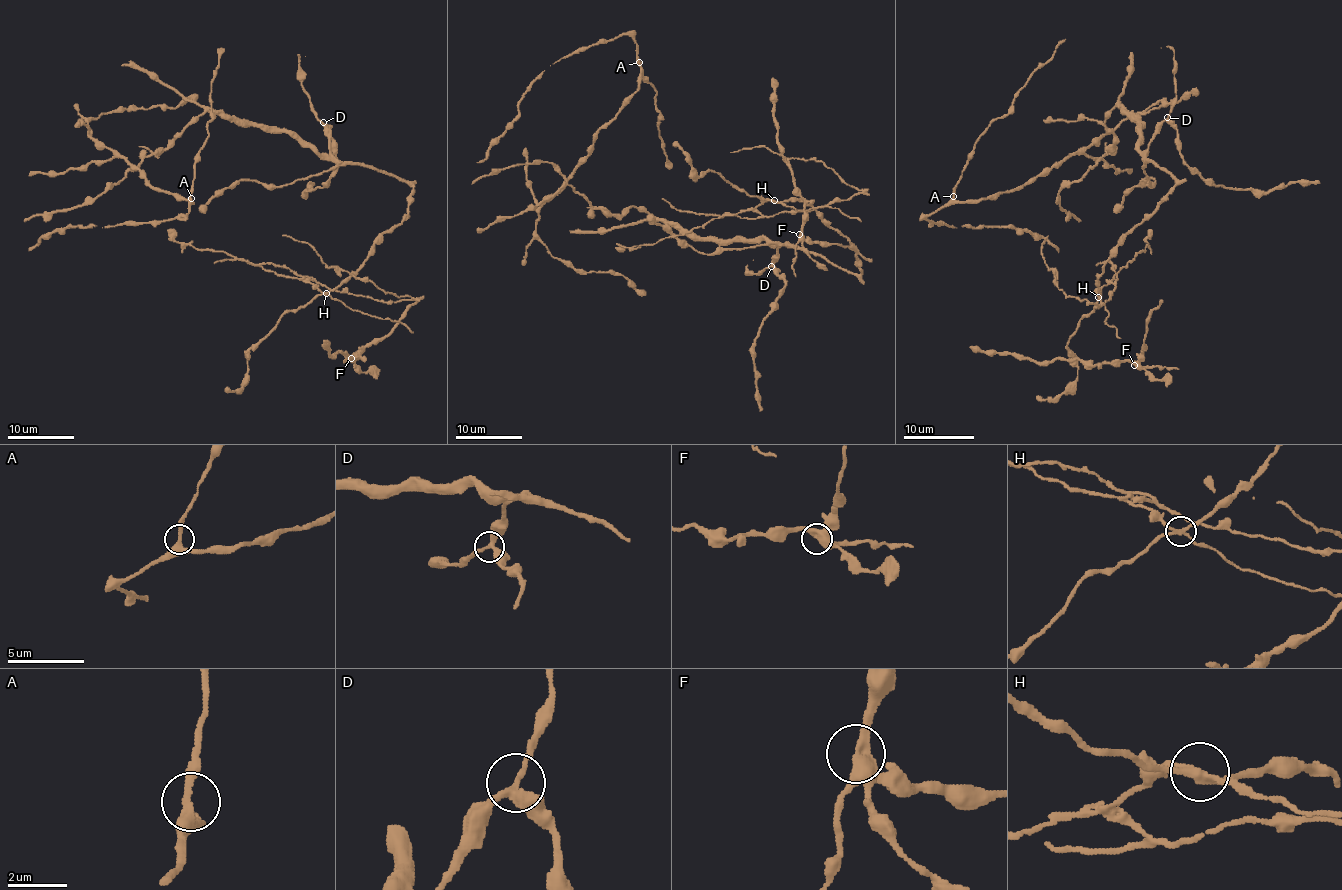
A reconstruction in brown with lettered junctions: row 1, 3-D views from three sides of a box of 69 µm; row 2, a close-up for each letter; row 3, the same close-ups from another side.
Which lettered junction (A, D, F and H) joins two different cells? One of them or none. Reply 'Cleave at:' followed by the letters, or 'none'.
Cleave at: H

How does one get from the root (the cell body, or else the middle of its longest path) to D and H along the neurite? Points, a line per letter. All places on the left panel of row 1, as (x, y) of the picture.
D: (294, 132), (320, 154), (328, 154), (330, 129), (323, 122)
H: (294, 132), (323, 156), (381, 169), (413, 188), (408, 214), (380, 238), (375, 251), (355, 273), (326, 293)

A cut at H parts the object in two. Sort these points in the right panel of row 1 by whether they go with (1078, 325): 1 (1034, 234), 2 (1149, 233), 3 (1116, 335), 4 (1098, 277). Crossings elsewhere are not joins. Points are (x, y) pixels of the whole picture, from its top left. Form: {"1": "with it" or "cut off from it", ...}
{"1": "with it", "2": "cut off from it", "3": "cut off from it", "4": "with it"}

